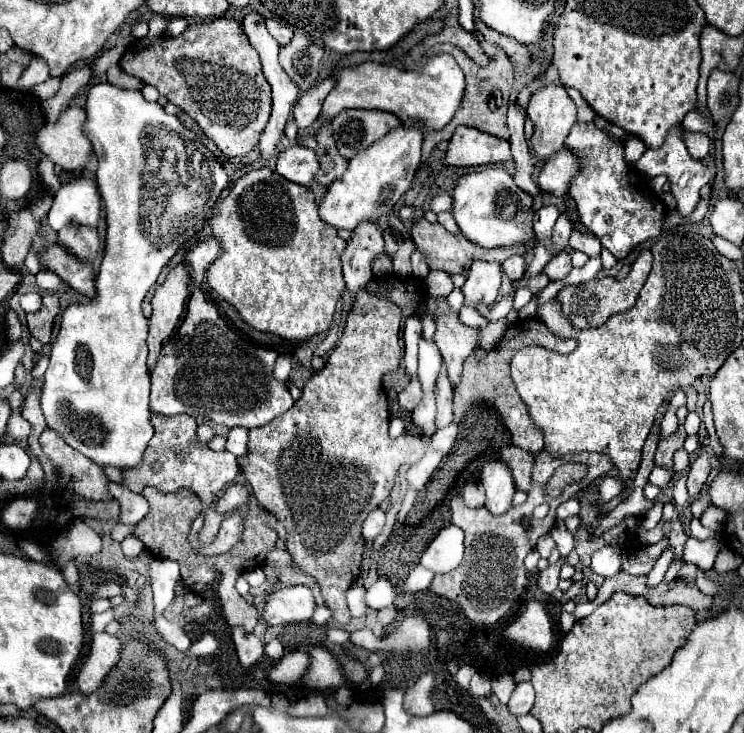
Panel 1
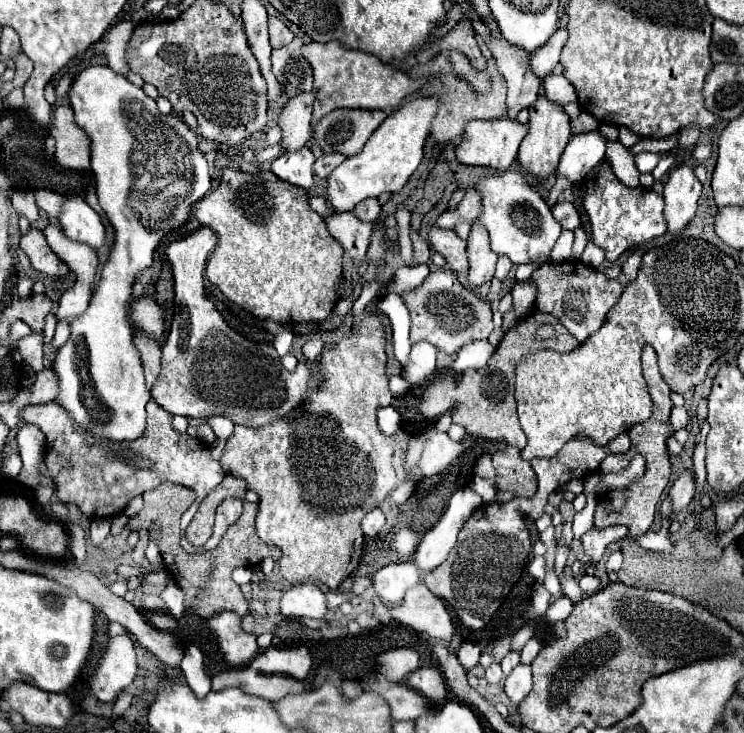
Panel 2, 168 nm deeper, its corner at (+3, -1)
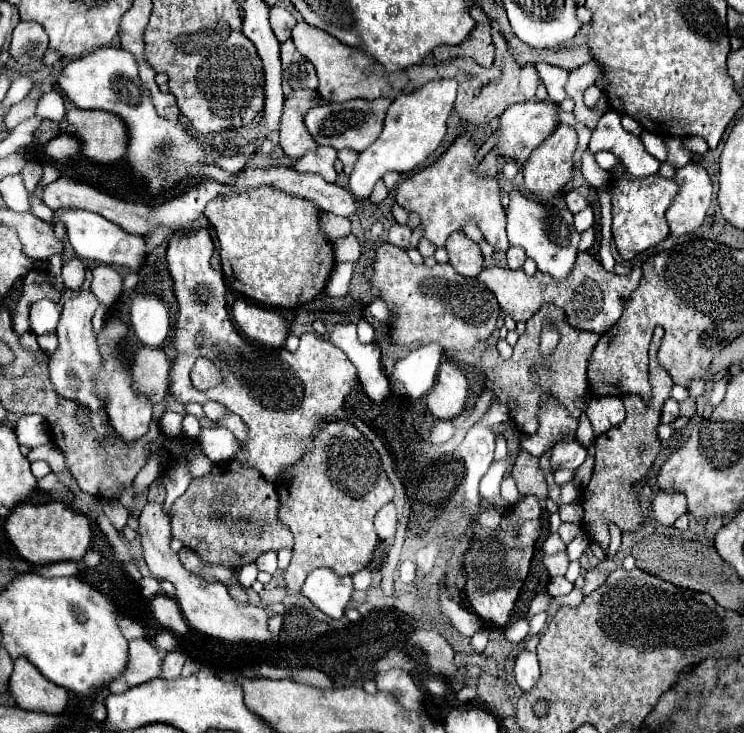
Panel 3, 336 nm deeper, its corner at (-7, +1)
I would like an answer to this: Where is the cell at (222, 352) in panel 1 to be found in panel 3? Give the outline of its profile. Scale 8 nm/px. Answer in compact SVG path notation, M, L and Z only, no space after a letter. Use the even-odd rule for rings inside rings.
M198 229L192 231L184 237L174 237L168 243L166 251L166 263L168 271L174 279L174 295L180 307L180 319L184 319L184 331L178 331L178 347L172 369L170 369L170 387L168 393L174 401L188 405L188 403L198 403L204 405L208 401L218 401L226 405L232 413L240 415L242 421L250 427L250 445L246 445L250 459L256 463L258 471L264 475L267 481L274 482L278 476L284 472L308 447L310 447L310 437L314 429L336 409L340 403L344 403L344 397L350 393L356 377L356 367L352 361L346 357L346 353L338 347L334 347L330 341L314 335L314 333L304 333L300 337L300 347L296 353L282 349L270 349L264 345L256 345L252 341L246 341L236 327L230 321L228 309L226 309L226 283L222 273L216 273L212 269L212 255L214 255L214 241L210 237L208 229ZM198 357L210 359L216 367L222 371L222 383L208 389L208 391L198 391L194 389L190 381L190 369Z

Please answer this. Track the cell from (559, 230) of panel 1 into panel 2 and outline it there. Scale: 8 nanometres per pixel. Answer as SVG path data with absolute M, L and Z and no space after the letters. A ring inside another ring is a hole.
M564 201L564 203L556 203L556 205L552 207L552 213L554 213L554 217L558 219L558 223L560 223L564 229L574 231L574 229L580 225L580 215L578 215L574 203L566 203L566 201Z

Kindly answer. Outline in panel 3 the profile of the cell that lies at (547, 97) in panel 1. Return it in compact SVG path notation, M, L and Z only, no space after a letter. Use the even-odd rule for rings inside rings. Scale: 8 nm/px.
M558 123L558 127L552 131L552 135L548 139L544 139L528 157L528 161L524 163L524 181L526 187L536 193L542 195L544 199L552 199L564 185L566 181L572 177L572 155L576 151L578 145L578 135L570 125Z

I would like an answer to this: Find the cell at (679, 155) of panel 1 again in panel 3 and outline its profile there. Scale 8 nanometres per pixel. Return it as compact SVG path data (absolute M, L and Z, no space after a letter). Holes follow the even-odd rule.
M698 163L678 169L676 181L680 181L680 189L666 211L666 219L672 235L686 235L696 231L706 217L712 199L712 181Z

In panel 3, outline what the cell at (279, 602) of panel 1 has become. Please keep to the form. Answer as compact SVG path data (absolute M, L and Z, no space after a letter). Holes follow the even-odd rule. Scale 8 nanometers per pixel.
M316 569L308 575L302 595L330 619L340 619L352 595L352 579L332 575L328 569Z

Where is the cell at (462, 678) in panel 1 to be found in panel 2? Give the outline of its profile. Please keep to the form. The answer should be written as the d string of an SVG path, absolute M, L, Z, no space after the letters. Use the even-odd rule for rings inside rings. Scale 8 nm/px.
M462 643L458 649L458 661L462 663L464 669L470 669L474 665L478 665L480 659L480 645L476 643Z

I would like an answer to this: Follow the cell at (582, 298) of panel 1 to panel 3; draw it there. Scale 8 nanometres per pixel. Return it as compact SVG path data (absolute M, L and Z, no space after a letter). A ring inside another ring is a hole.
M578 253L576 263L568 277L554 279L546 273L536 271L536 275L528 277L522 269L502 269L502 267L488 267L476 279L486 285L498 299L500 307L506 309L516 321L528 321L542 305L554 303L566 311L566 319L572 327L590 331L590 333L604 333L608 331L622 315L624 303L630 293L638 287L642 277L642 269L636 265L630 275L616 275L602 269L600 261L590 253Z

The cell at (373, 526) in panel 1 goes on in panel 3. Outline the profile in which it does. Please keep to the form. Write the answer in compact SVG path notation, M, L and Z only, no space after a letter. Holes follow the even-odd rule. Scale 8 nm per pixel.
M388 503L386 507L382 507L374 519L376 525L376 533L382 541L394 537L396 533L396 525L398 525L398 515L396 515L396 507L394 503Z

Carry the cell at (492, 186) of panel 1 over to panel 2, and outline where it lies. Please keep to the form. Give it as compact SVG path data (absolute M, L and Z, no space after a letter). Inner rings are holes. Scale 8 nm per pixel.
M504 171L498 175L490 175L478 181L476 189L482 195L482 213L480 223L490 233L492 251L498 255L508 255L512 263L534 263L542 257L542 261L550 261L550 251L560 235L560 225L552 215L552 209L546 201L528 185L528 181L518 171Z

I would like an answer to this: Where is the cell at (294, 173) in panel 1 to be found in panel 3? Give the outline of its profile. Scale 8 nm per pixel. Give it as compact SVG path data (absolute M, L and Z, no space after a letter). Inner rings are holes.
M318 147L314 151L308 151L304 157L300 157L294 163L294 169L298 173L318 173L328 183L336 181L336 171L334 171L334 161L336 161L336 149L332 147Z

